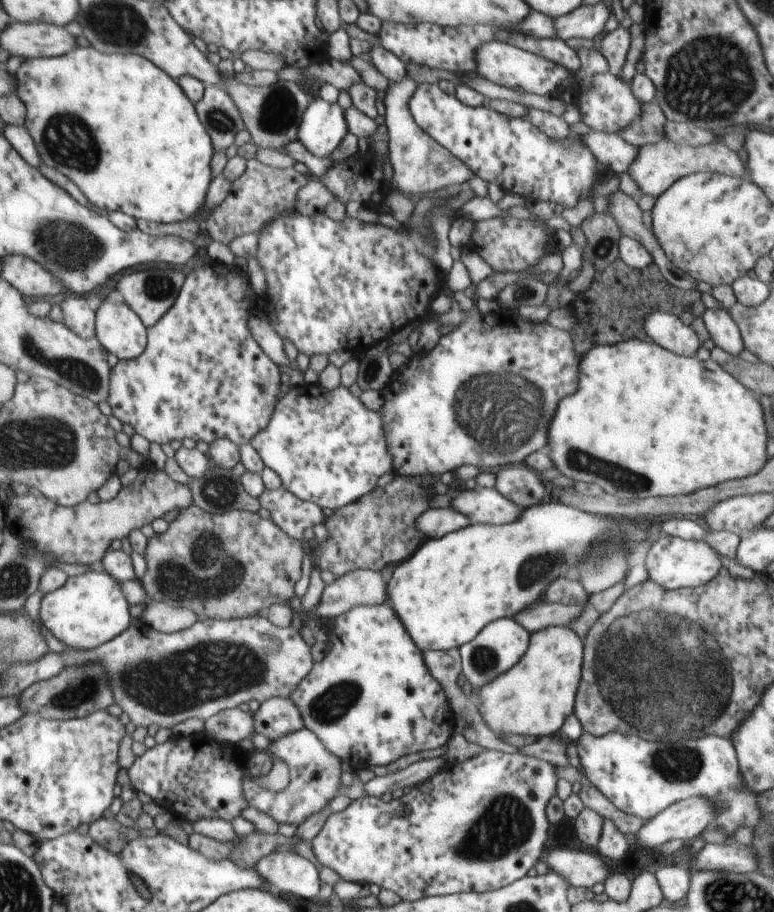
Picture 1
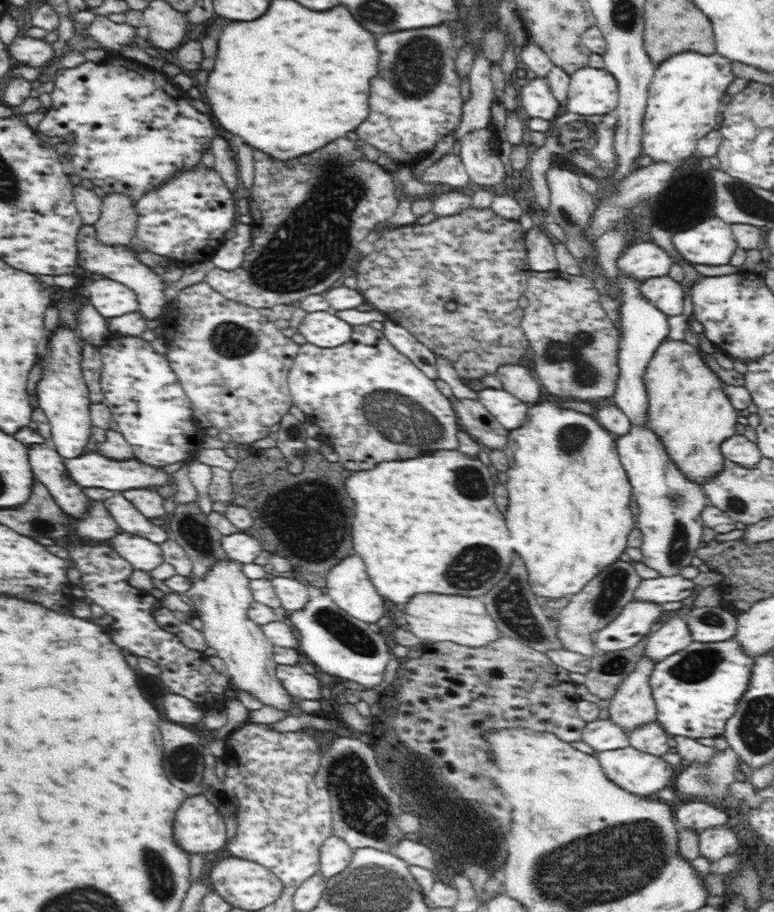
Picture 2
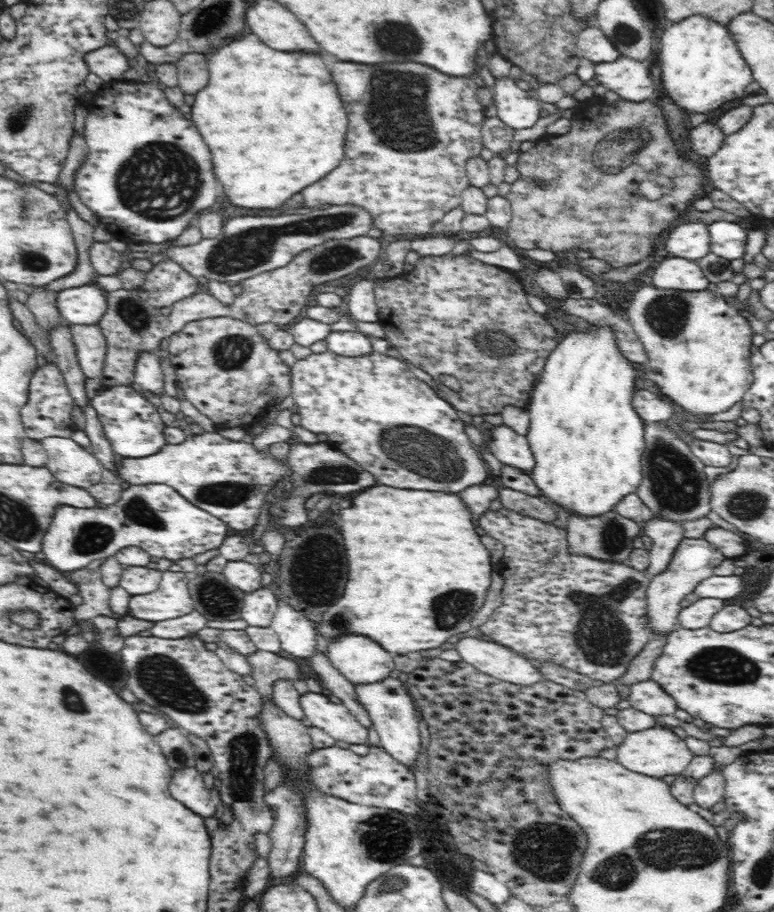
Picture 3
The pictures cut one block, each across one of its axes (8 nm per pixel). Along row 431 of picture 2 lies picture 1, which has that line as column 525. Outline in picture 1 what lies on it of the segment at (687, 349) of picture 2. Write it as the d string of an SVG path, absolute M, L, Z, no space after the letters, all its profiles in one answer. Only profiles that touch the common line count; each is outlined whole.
M553 625L540 629L531 634L526 653L514 667L475 691L480 700L478 713L486 727L498 735L518 734L540 738L558 733L567 717L573 714L582 664L583 642L568 626Z

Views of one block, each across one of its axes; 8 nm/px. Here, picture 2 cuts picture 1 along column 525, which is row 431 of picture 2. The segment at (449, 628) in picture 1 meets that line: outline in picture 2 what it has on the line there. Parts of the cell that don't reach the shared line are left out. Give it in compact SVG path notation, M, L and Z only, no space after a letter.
M544 398L540 404L531 405L525 422L521 428L516 428L508 432L508 442L506 442L506 455L511 463L509 470L506 472L508 480L505 487L508 493L508 506L506 508L505 524L512 540L512 551L520 555L522 562L528 569L528 583L534 591L534 595L546 596L553 598L569 597L571 594L576 594L586 586L596 575L600 574L604 568L608 568L612 563L620 560L620 555L626 550L626 540L628 536L637 526L632 510L630 510L630 500L633 498L632 485L627 477L626 471L621 466L619 455L616 447L616 437L614 434L605 430L597 421L594 415L583 414L570 410L570 408L561 408L555 402L560 402L558 399Z

